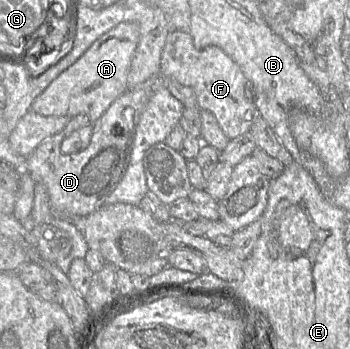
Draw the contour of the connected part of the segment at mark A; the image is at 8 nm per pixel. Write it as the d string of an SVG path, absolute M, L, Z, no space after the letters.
M132 22L119 23L113 29L111 29L110 31L102 35L99 39L97 39L74 64L72 64L70 67L64 70L59 76L57 76L48 85L48 87L34 100L31 106L31 110L43 116L63 116L68 118L72 118L79 114L86 114L90 119L90 124L87 128L87 132L85 132L84 134L86 135L86 137L88 137L89 135L89 139L90 139L92 134L92 127L91 127L92 123L98 120L104 114L104 112L109 108L109 106L112 104L113 101L115 101L120 95L122 95L124 92L128 90L128 74L131 66L131 61L135 53L135 50L137 48L138 42L139 42L138 26Z

